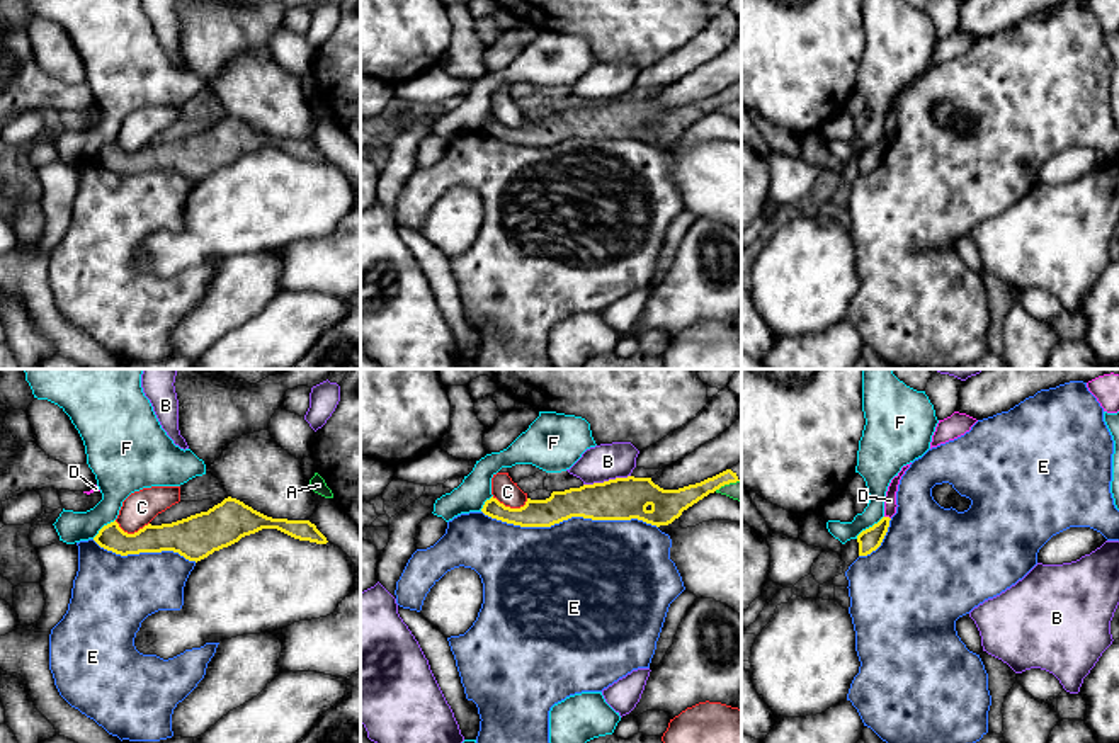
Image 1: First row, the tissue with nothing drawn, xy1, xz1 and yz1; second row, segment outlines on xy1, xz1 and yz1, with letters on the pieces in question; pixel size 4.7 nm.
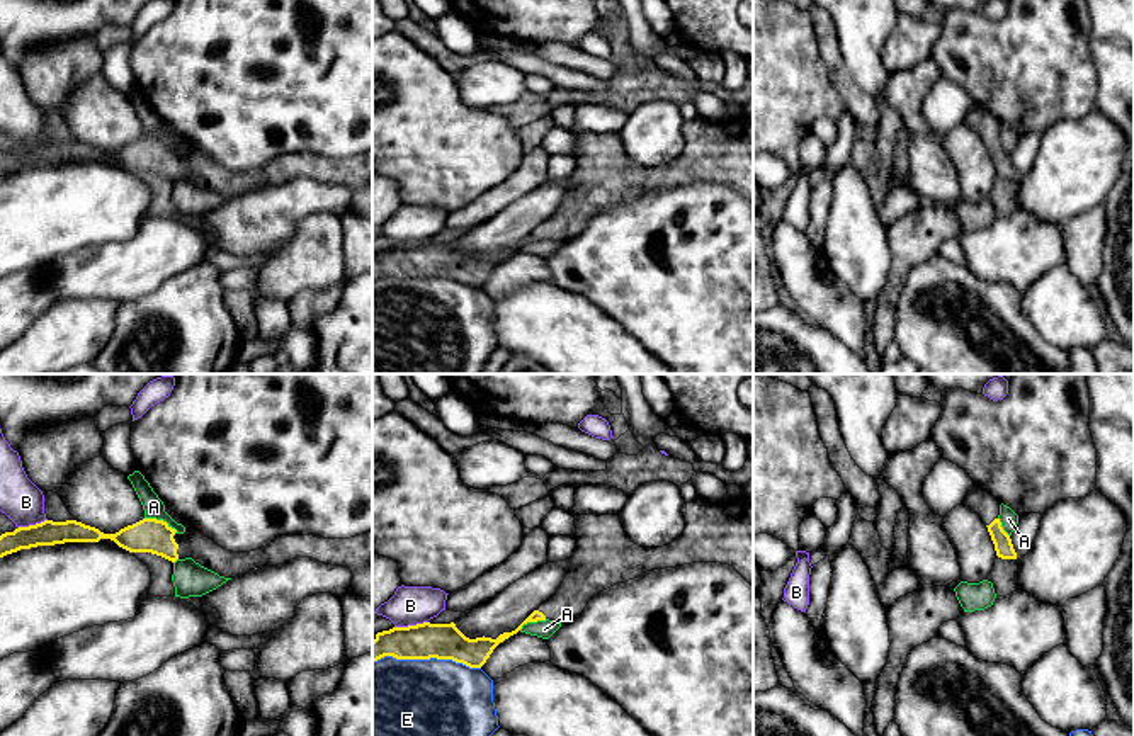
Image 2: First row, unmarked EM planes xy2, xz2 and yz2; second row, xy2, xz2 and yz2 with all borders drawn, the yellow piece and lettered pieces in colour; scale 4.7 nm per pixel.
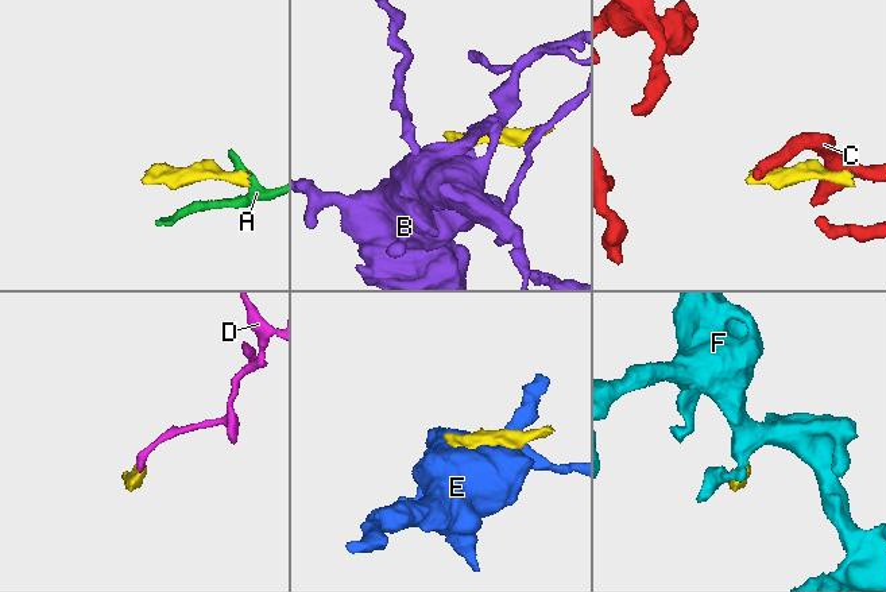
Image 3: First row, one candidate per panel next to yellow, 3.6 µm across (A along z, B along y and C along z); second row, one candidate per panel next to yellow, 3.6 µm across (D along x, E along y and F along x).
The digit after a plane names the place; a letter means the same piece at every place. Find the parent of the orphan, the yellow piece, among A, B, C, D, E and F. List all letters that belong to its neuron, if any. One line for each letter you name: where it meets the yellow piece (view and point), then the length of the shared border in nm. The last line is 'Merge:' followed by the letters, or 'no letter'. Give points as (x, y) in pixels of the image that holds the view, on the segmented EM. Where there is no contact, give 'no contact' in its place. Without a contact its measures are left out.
Merge: no letter

